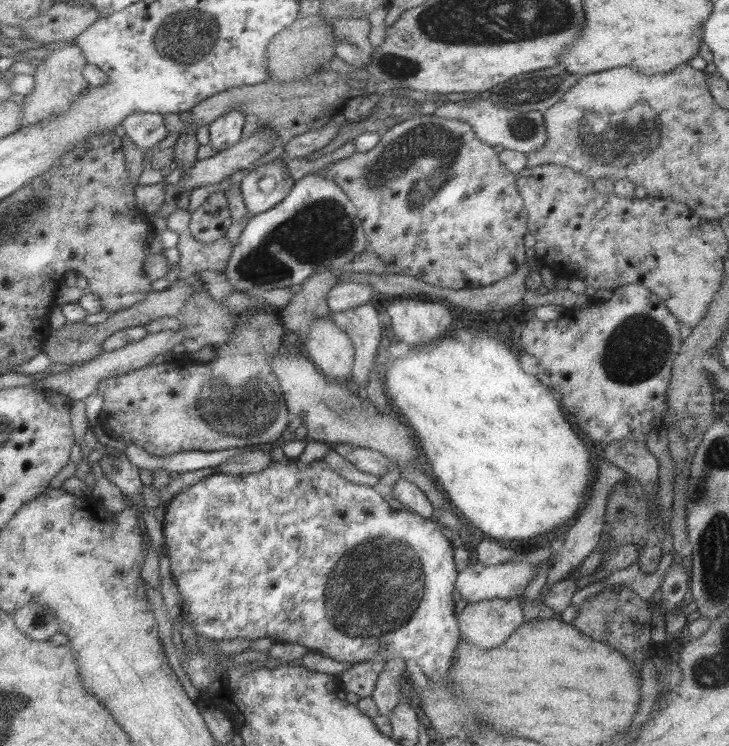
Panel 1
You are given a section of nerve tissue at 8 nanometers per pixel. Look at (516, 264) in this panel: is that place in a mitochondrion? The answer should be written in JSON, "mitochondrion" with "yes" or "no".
{"mitochondrion":"no"}

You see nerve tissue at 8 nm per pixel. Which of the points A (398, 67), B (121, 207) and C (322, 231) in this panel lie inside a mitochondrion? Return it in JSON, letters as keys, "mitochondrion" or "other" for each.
{"A":"mitochondrion","B":"other","C":"mitochondrion"}

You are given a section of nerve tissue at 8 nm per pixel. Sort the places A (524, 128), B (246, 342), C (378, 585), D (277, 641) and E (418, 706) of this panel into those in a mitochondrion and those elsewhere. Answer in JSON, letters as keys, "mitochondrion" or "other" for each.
{"A":"mitochondrion","B":"other","C":"mitochondrion","D":"other","E":"other"}

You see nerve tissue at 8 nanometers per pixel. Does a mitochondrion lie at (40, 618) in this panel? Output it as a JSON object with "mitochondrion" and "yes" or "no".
{"mitochondrion":"yes"}

